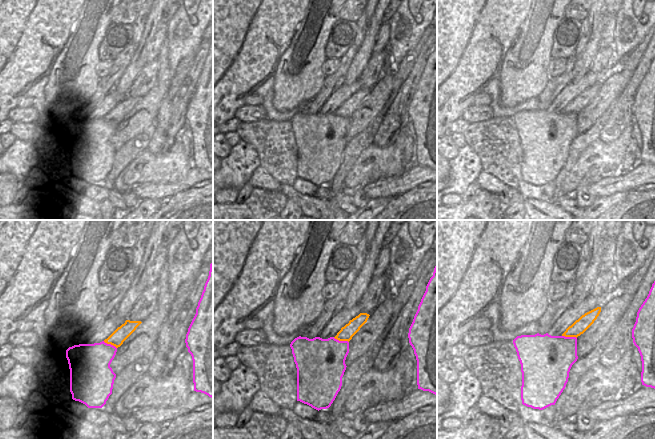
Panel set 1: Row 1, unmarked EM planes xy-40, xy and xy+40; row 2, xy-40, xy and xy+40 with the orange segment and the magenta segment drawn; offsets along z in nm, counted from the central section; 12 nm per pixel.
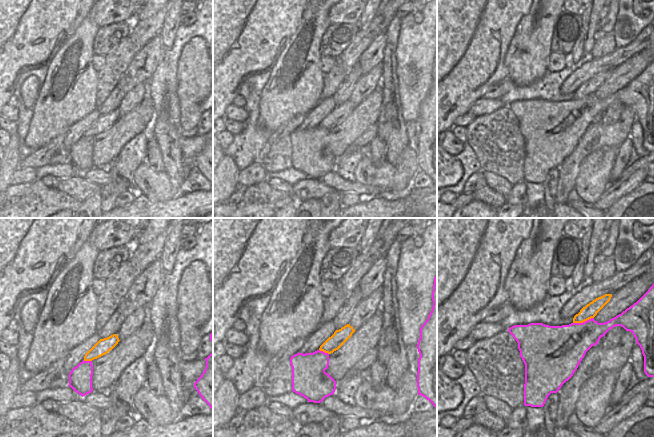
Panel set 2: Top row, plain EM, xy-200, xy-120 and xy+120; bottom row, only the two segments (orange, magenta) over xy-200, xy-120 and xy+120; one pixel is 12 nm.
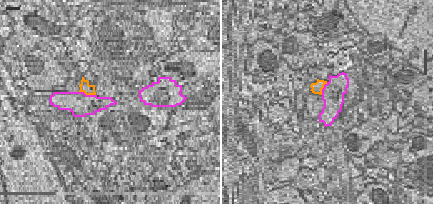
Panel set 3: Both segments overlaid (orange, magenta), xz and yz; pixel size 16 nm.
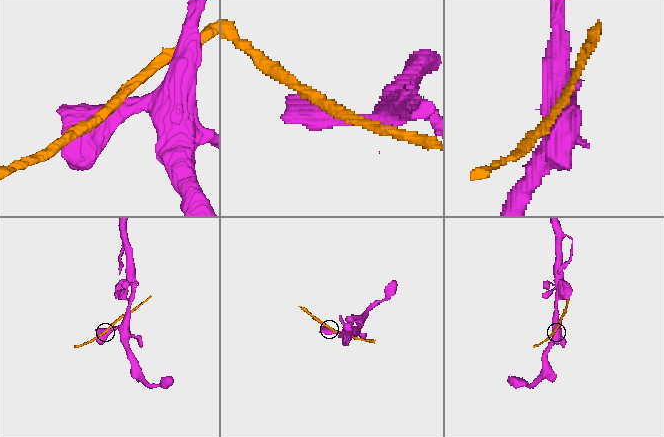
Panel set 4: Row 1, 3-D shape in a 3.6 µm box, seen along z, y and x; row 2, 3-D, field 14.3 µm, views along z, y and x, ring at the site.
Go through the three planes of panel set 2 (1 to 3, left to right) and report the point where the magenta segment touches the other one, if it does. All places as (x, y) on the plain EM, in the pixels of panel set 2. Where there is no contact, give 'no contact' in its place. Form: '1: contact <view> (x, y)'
1: contact xy-200 (87, 136)
2: contact xy-120 (324, 127)
3: contact xy+120 (583, 97)

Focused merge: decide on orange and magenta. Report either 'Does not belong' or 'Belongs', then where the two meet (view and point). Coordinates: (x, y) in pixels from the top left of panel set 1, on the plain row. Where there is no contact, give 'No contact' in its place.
Does not belong. Touches orange at xy (341, 116)

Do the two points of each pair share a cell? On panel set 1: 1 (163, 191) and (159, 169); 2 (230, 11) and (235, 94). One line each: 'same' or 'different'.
1: different
2: same

